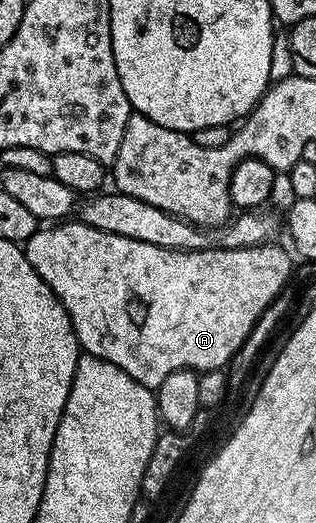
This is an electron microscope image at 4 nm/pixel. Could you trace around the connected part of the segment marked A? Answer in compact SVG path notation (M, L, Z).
M81 221L70 222L43 226L27 239L24 250L28 261L64 305L79 348L85 354L112 361L128 377L151 389L156 389L168 373L180 369L199 373L223 370L225 363L237 356L270 303L288 287L292 255L285 246L274 247L273 242L261 247L214 245L204 251L173 251L104 233Z

